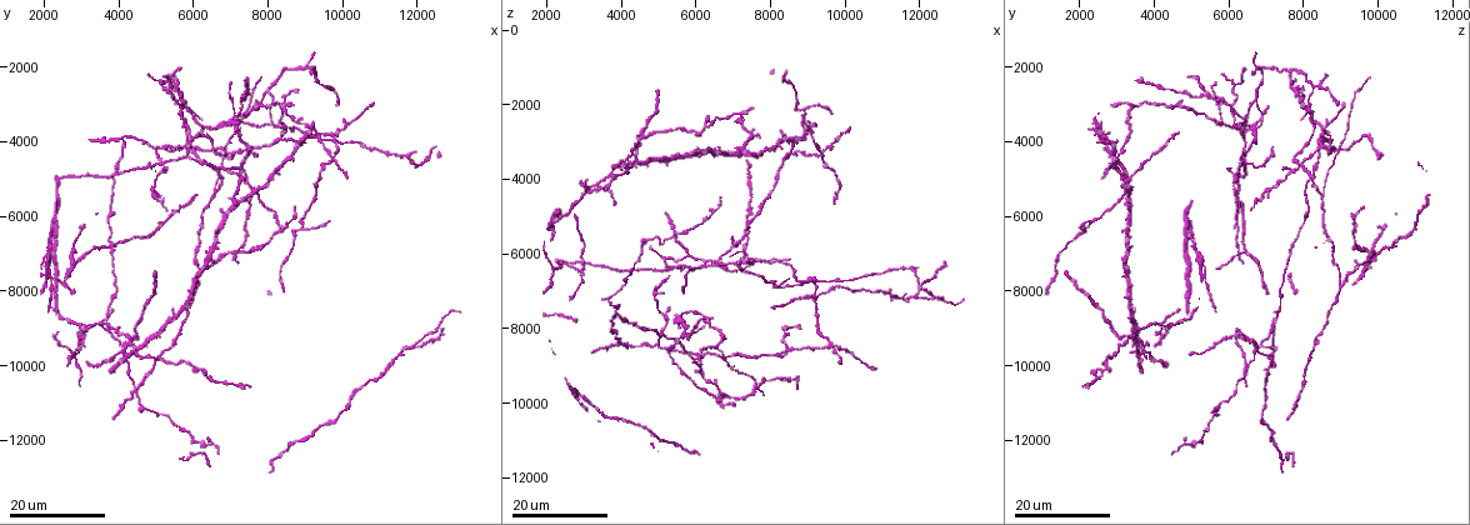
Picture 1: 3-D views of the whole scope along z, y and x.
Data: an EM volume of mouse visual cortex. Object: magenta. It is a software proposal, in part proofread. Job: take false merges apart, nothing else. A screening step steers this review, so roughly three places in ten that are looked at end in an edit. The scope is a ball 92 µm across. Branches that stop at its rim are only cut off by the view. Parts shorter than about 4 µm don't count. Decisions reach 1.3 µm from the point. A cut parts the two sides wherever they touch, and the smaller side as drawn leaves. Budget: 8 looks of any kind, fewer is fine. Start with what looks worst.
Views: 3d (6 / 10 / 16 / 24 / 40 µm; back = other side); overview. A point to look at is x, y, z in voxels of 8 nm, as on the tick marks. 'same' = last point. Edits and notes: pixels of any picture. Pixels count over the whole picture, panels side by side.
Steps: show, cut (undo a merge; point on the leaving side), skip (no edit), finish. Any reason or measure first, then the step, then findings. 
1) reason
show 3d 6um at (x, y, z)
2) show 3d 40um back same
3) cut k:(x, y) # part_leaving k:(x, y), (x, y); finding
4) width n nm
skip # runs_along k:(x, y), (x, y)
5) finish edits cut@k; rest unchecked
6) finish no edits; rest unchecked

two arms in line, one across
show 3d 24um at (8000, 2600, 6800)

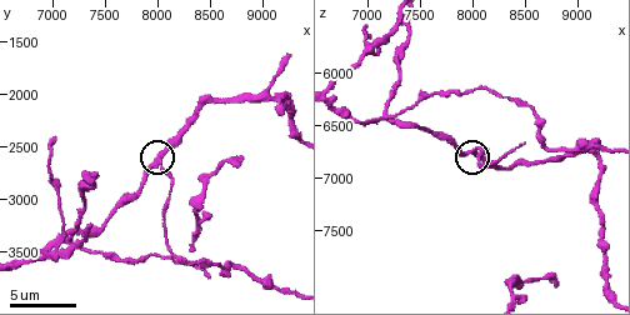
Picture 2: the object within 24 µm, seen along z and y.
zoom in
show 3d 10um at (8000, 2680, 6720)

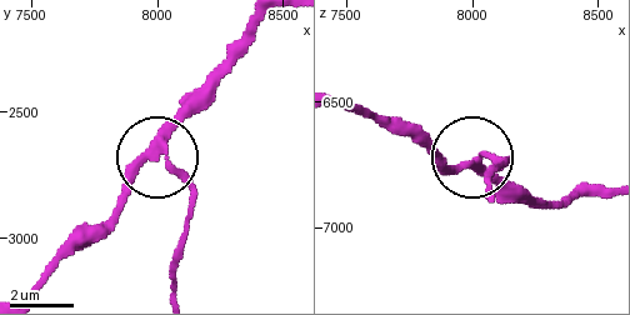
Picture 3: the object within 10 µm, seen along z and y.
show 3d 10um back at (8000, 2670, 6750)

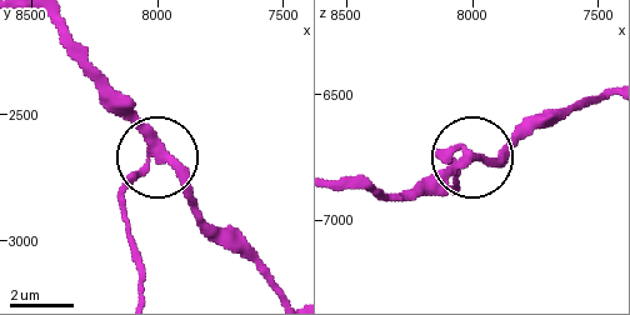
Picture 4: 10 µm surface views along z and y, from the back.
arms 3
cut 4:(120, 191) # part_leaving 4:(150, 156), (126, 201), (141, 290); a second cell is stuck on

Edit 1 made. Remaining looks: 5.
see it whole again
show overview

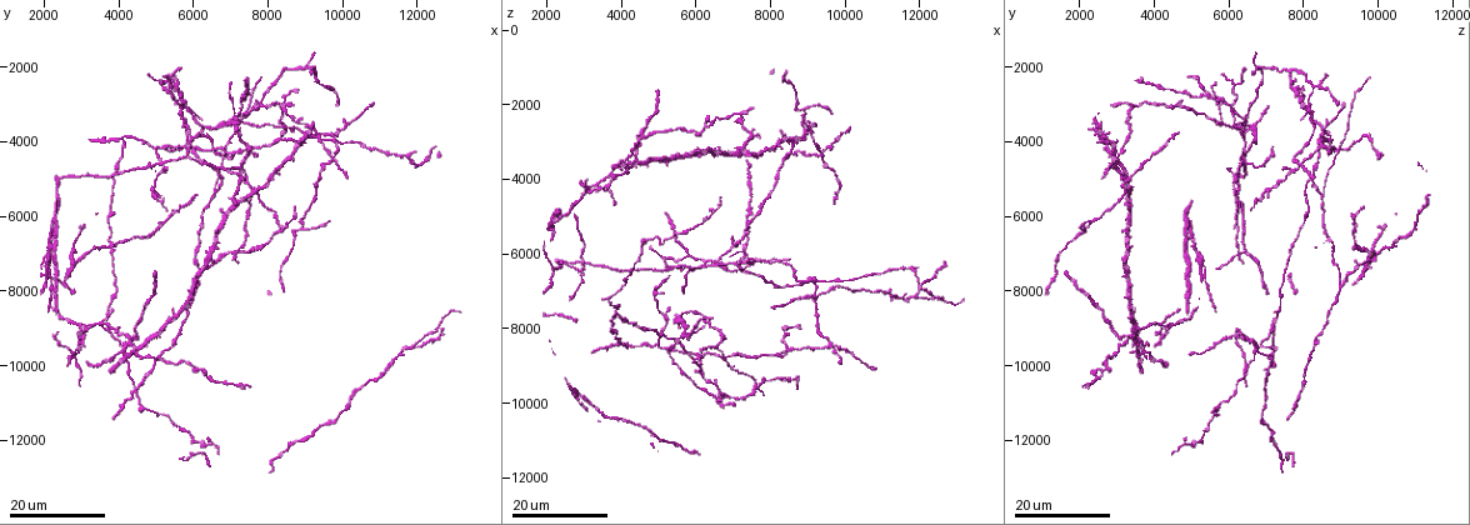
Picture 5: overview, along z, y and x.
three arms meet
show 3d 16um at (3400, 8900, 4100)

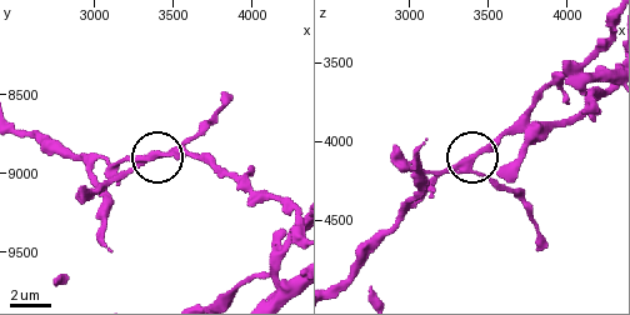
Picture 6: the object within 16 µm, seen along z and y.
closer look
show 3d 6um at (3380, 8900, 4140)

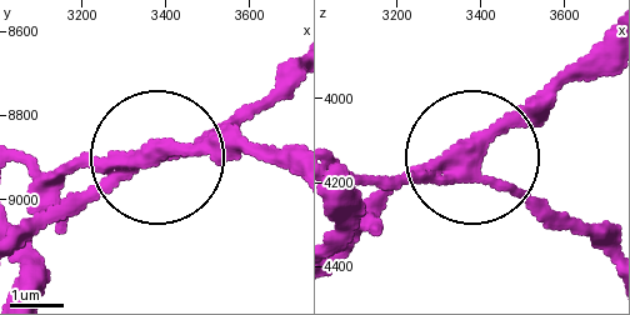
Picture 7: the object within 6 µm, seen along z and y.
arms 3
cut 7:(526, 193) # part_leaving 7:(453, 176), (515, 185), (596, 244); two cells meet here

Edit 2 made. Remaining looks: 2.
finish edits cut@4, cut@7; rest unchecked

